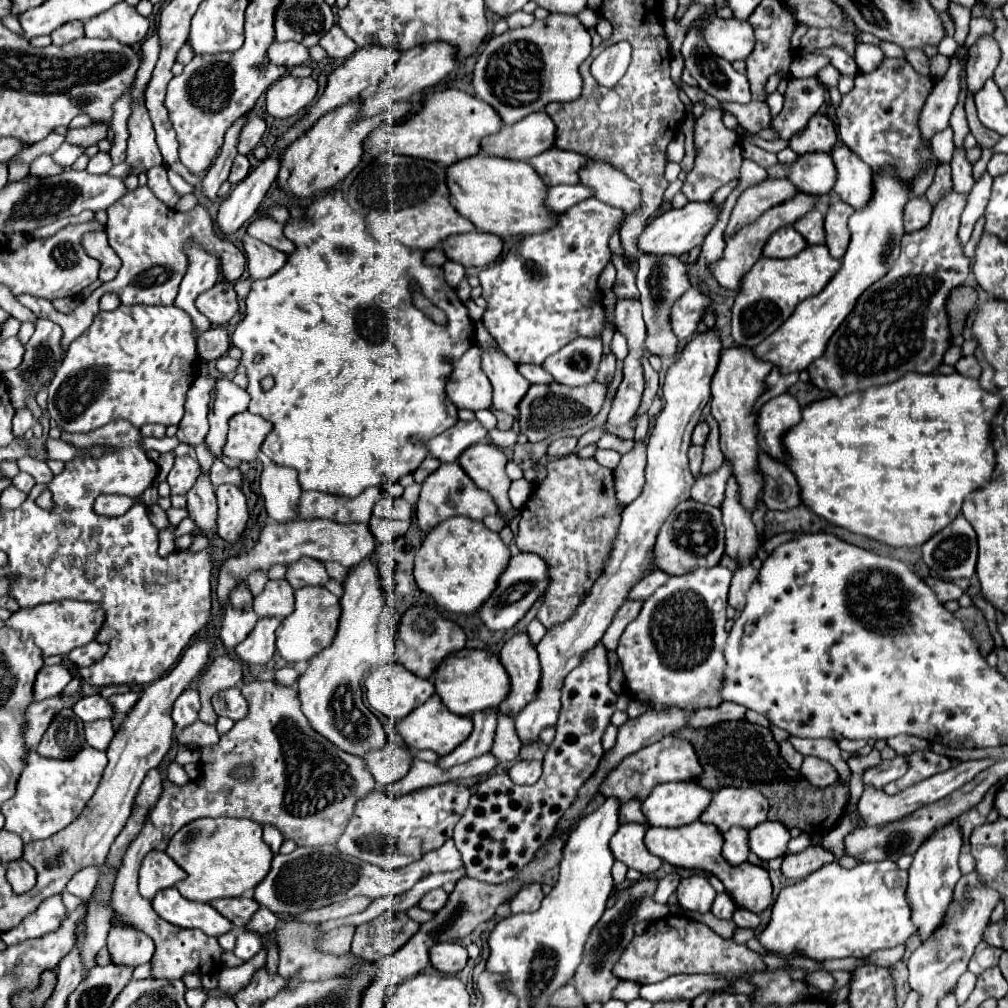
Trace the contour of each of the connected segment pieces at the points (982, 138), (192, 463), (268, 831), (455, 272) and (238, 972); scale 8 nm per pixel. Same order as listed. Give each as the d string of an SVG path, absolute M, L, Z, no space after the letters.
M966 98L966 116L968 116L968 126L970 126L970 132L972 136L976 138L978 146L980 148L994 148L996 142L1000 140L1000 136L988 128L984 128L976 116L976 106L974 106L974 100Z
M194 456L176 458L174 468L168 474L168 484L172 494L186 494L200 474L202 474L202 468Z
M264 826L264 842L270 846L270 850L276 854L278 850L280 850L280 844L282 844L282 834L276 830L276 828L272 828L272 826Z
M450 260L442 266L442 270L444 270L444 276L446 276L446 282L452 288L456 288L460 284L460 280L464 278L464 272L466 272L462 264L456 264L456 262L450 262Z
M262 948L252 960L244 962L242 966L238 966L238 968L222 968L218 972L218 980L220 980L218 986L224 992L230 992L230 994L246 988L250 978L252 978L252 974L254 974L254 970L256 970L256 966L262 966L264 962L266 962L266 950Z

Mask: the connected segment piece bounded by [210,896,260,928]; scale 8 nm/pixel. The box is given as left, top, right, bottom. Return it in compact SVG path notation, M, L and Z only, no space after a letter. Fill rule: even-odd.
M238 896L238 898L220 898L210 902L212 908L216 908L224 918L232 920L234 926L242 928L250 922L252 914L258 910L258 902L254 898L246 898L246 896Z

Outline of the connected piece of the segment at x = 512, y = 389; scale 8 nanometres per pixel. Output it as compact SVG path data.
M502 350L482 352L482 368L494 388L494 408L518 420L518 404L526 396L530 382L518 372L518 366Z

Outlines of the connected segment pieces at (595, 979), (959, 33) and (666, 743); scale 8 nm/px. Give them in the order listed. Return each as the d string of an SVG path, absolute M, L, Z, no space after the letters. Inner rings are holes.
M654 874L640 878L638 882L634 882L632 886L616 892L616 902L612 908L606 908L604 916L600 918L600 922L596 924L596 928L590 932L590 938L586 942L584 948L584 958L582 964L576 970L574 976L574 984L578 988L578 992L582 994L582 998L586 1000L586 1004L590 1002L608 1002L612 998L614 988L618 986L618 978L612 974L612 966L618 962L620 954L626 950L626 946L630 944L630 940L634 938L634 926L638 922L644 920L658 920L662 916L668 914L668 906L666 904L658 904L654 902L654 892L658 888L658 878Z
M950 4L948 12L954 16L954 22L956 22L956 32L954 32L954 40L960 44L960 50L958 50L958 56L964 56L968 50L964 48L964 40L968 36L968 24L970 24L970 12L966 8L960 8L956 4Z
M666 736L660 742L640 748L638 752L626 756L626 760L622 760L618 764L618 768L614 768L614 772L610 772L610 776L606 776L600 792L604 796L616 796L620 802L628 802L634 796L642 802L650 794L650 790L660 782L696 780L700 774L702 774L702 766L698 764L694 746L688 740L680 740L676 736Z

